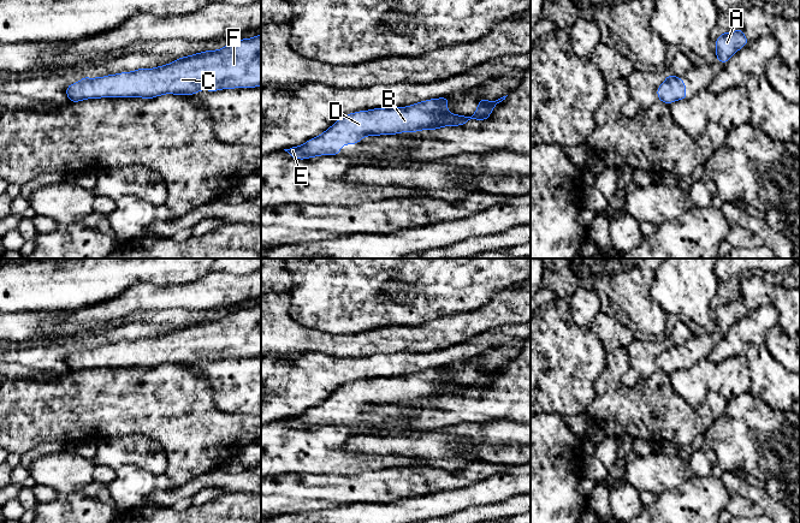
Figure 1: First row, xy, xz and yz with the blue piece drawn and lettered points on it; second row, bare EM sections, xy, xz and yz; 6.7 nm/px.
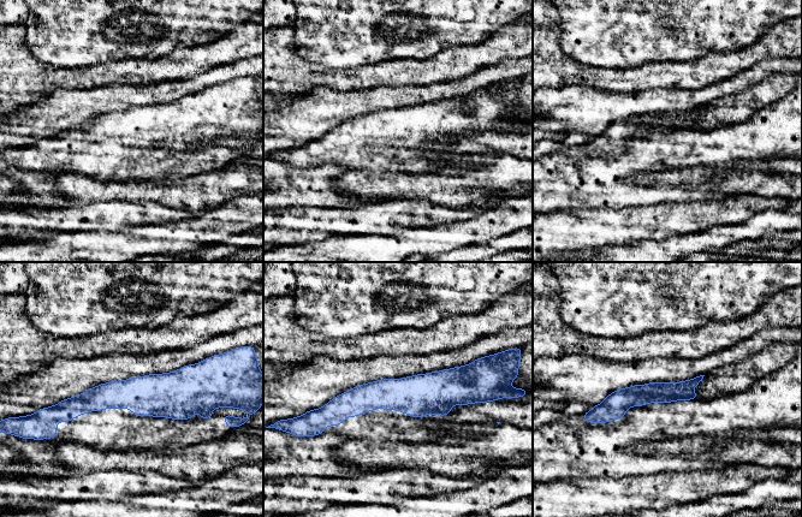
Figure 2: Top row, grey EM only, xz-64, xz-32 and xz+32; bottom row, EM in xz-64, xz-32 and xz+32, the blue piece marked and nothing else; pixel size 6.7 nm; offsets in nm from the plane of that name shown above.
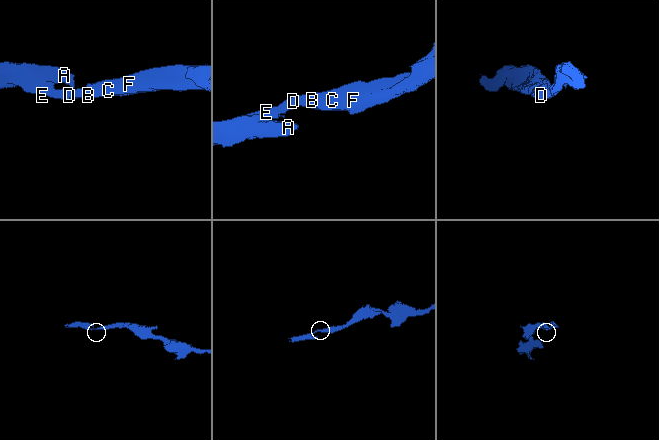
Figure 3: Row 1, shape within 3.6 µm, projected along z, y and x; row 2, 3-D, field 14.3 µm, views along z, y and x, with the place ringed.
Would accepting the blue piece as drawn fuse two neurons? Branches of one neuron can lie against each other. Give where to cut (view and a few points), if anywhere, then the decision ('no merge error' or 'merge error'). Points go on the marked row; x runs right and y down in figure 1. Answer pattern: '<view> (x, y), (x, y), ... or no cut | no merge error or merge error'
no cut | no merge error

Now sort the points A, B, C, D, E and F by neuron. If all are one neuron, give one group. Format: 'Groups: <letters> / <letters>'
Groups: A B C D E F

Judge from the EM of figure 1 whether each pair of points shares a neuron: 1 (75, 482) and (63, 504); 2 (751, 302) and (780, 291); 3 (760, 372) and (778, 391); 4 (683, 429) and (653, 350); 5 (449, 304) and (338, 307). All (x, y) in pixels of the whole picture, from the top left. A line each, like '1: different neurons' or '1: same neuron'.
1: different neurons
2: same neuron
3: same neuron
4: different neurons
5: same neuron

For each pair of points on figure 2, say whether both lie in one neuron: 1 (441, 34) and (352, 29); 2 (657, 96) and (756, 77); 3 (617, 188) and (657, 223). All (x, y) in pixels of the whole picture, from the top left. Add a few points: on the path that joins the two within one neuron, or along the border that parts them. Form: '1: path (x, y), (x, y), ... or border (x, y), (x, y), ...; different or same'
1: path (420, 21), (374, 21); same
2: path (682, 97), (700, 97), (731, 87); same
3: border (665, 201), (652, 204), (633, 204), (610, 211); different

